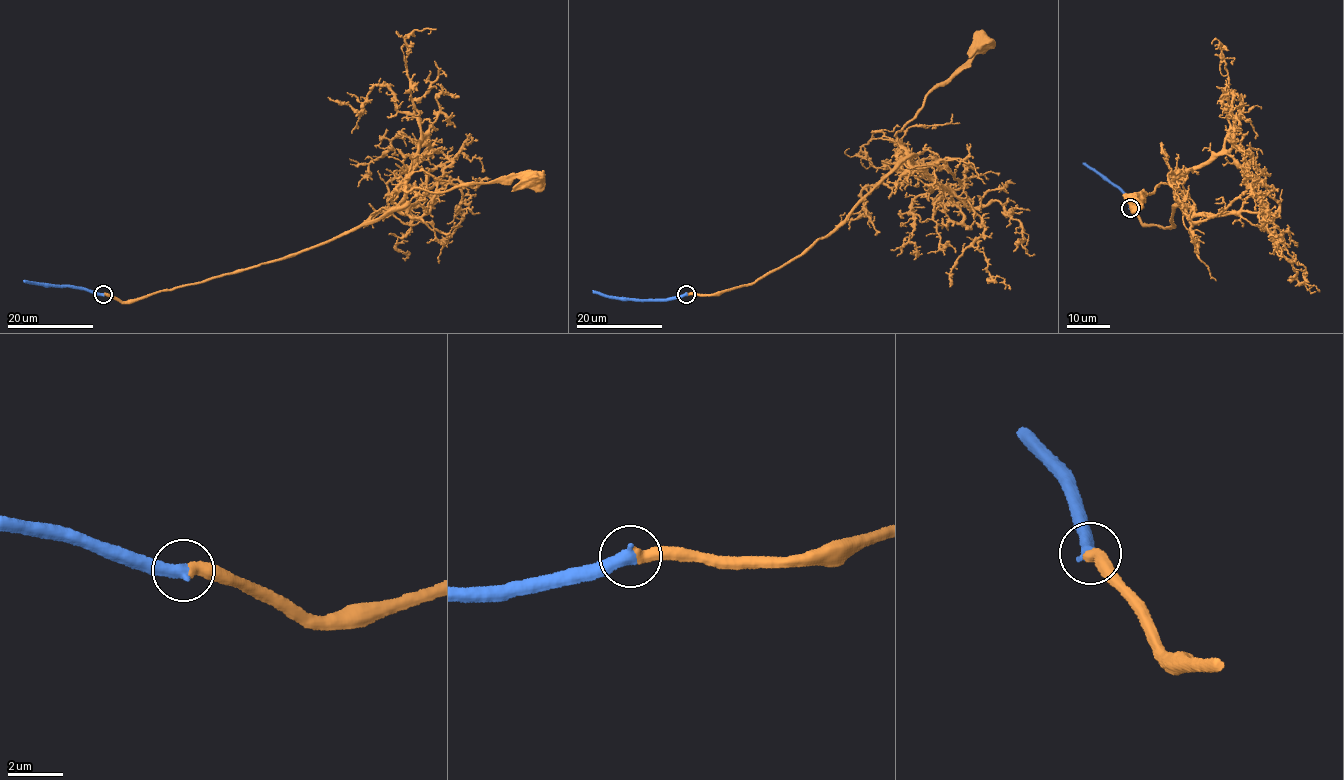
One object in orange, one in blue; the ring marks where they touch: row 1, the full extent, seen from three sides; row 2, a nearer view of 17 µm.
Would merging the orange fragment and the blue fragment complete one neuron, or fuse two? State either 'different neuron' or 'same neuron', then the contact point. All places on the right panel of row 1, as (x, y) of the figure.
same neuron | (1130, 208)

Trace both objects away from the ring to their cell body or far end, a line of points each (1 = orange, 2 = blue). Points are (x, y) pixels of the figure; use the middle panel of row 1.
1: (687, 294), (754, 283), (835, 232), (908, 157), (896, 133), (930, 92), (969, 65), (981, 45)
2: (686, 294), (670, 299), (637, 301), (621, 300), (592, 290)

